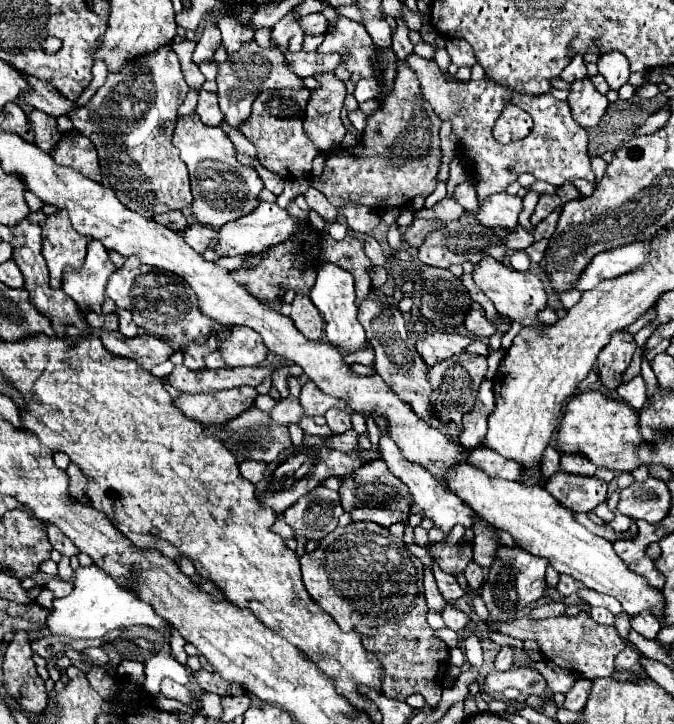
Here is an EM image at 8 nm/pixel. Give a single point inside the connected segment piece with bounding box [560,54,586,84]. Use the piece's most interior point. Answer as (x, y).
(576, 68)

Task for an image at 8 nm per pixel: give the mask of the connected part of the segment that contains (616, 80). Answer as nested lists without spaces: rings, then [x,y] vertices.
[[[606,52],[600,56],[598,60],[598,70],[600,74],[606,78],[608,86],[612,90],[618,90],[622,84],[628,82],[628,76],[630,76],[630,62],[628,58],[622,54],[622,52]]]

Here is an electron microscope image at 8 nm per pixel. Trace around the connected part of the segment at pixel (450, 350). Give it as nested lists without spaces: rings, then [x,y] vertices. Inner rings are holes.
[[[438,330],[426,338],[420,338],[416,342],[416,350],[420,352],[420,356],[424,356],[424,362],[428,366],[434,366],[444,358],[464,352],[470,342],[472,342],[470,336],[460,334],[456,330]]]

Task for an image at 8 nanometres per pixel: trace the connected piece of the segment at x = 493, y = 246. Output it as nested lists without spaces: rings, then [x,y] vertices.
[[[460,218],[454,222],[448,222],[446,228],[430,232],[426,236],[426,242],[418,248],[418,258],[428,266],[448,268],[450,264],[462,264],[462,262],[480,262],[482,256],[490,254],[494,258],[504,258],[508,250],[526,250],[534,242],[532,234],[526,232],[522,226],[516,228],[516,232],[492,232],[492,228],[484,228],[478,222],[472,222],[468,218]]]

